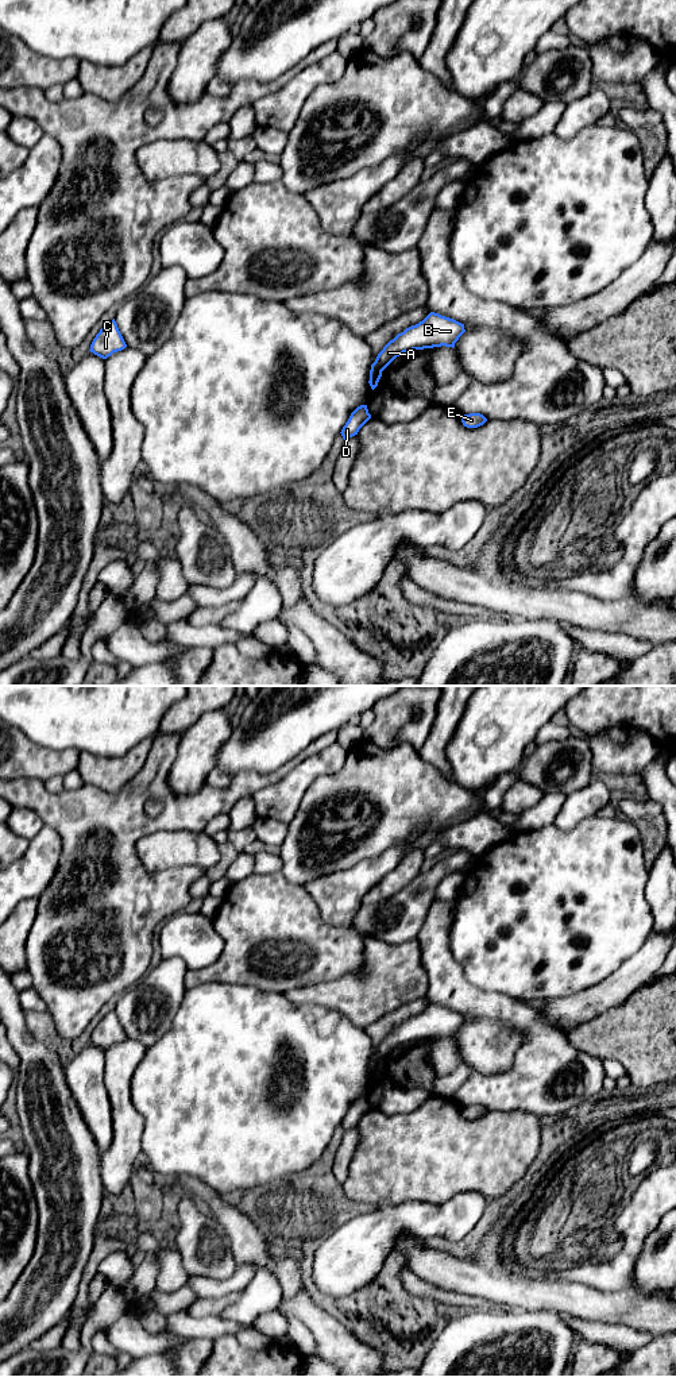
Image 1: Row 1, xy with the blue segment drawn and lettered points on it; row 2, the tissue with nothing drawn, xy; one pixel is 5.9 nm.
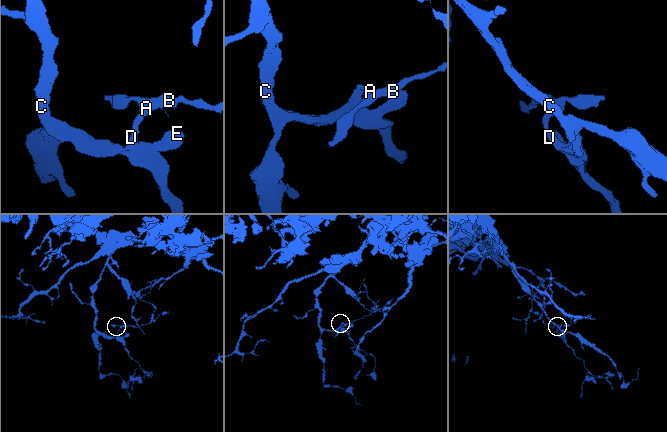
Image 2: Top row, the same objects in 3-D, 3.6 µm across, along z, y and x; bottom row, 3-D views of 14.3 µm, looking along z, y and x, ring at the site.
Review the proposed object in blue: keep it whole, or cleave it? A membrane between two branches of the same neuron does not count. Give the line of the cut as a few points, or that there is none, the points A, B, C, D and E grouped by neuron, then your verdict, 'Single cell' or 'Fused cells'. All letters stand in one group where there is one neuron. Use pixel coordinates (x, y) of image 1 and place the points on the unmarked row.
Split along xy (375, 1052), (382, 1061). Groups: A B / C D E. Fused cells

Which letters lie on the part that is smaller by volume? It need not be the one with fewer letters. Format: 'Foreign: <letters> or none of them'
Foreign: A, B

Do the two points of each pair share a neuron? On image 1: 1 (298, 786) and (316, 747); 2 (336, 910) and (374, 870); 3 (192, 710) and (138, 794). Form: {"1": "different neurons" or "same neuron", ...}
{"1": "different neurons", "2": "same neuron", "3": "different neurons"}

